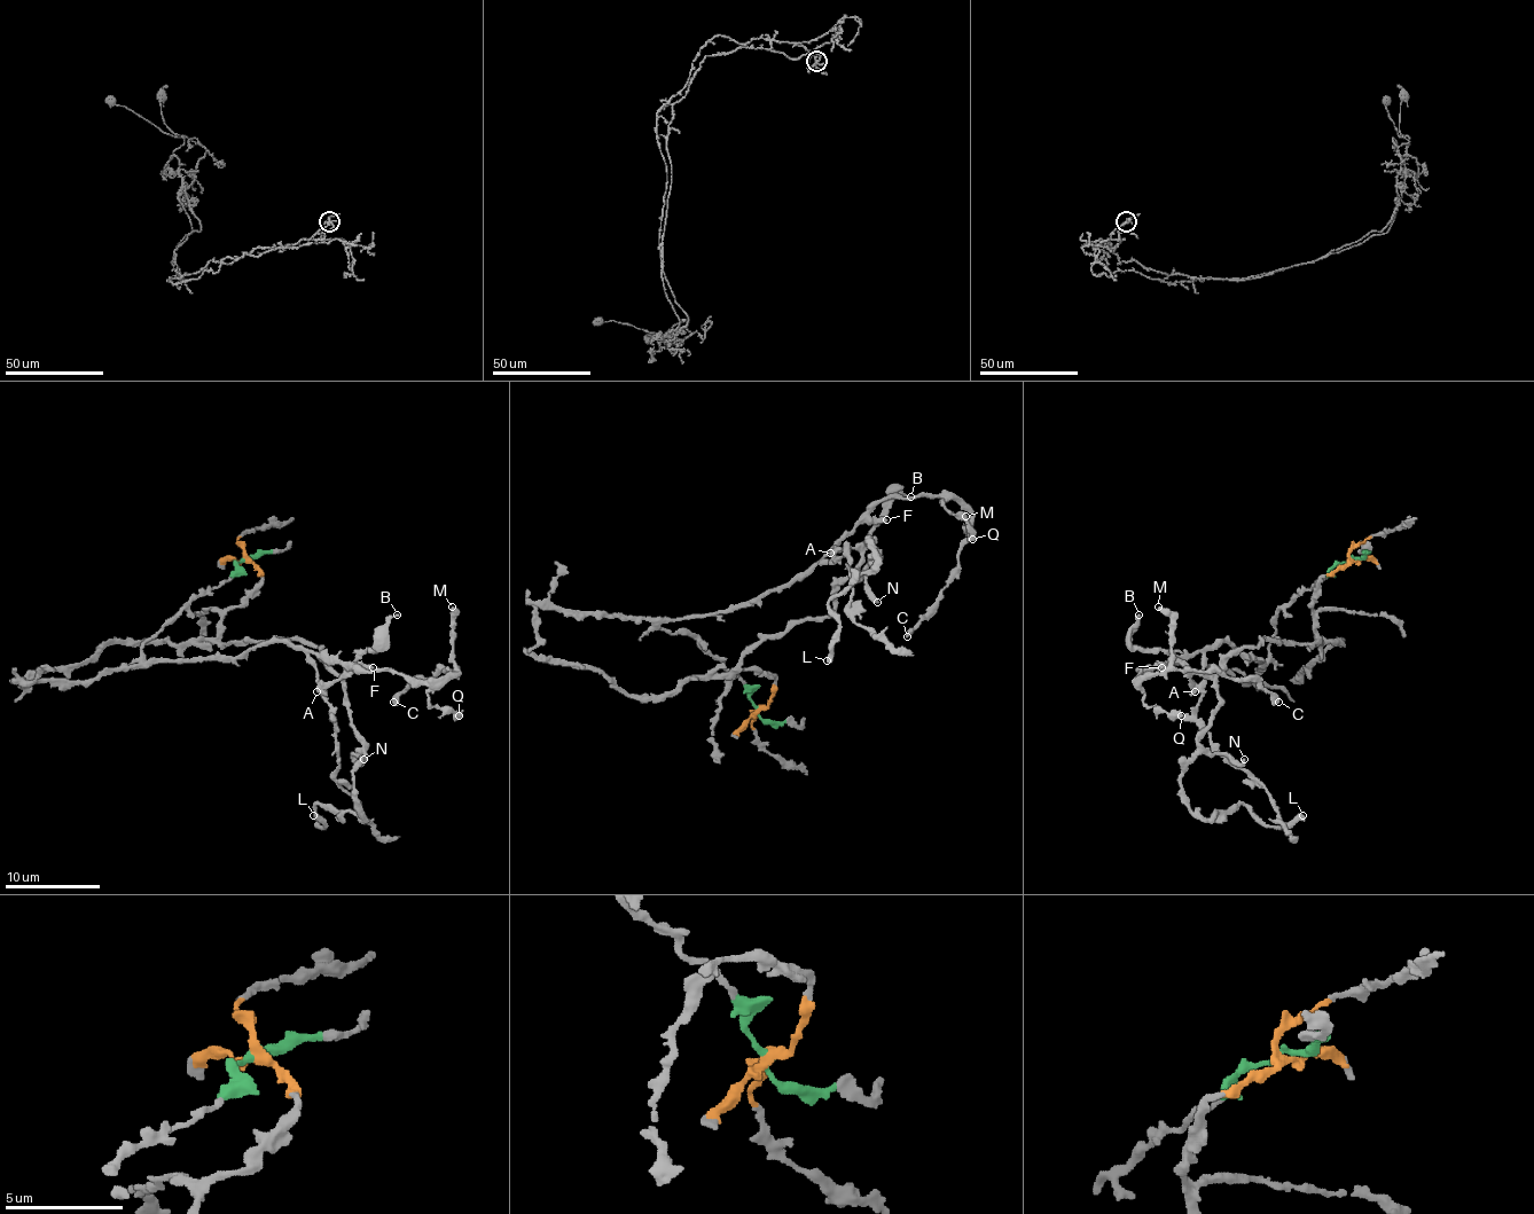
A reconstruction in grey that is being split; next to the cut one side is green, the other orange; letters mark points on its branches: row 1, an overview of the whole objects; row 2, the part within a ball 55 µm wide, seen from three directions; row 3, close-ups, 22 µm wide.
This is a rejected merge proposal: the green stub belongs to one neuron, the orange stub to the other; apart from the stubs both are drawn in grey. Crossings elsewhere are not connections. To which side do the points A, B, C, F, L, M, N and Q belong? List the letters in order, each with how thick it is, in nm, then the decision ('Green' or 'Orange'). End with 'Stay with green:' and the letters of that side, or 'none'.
A: Thickness 550 nm. Orange
B: Thickness 190 nm. Orange
C: Thickness 480 nm. Green
F: Thickness 360 nm. Green
L: Thickness 440 nm. Orange
M: Thickness 320 nm. Green
N: Thickness 340 nm. Orange
Q: Thickness 550 nm. Green
Stay with green: C, F, M, Q

